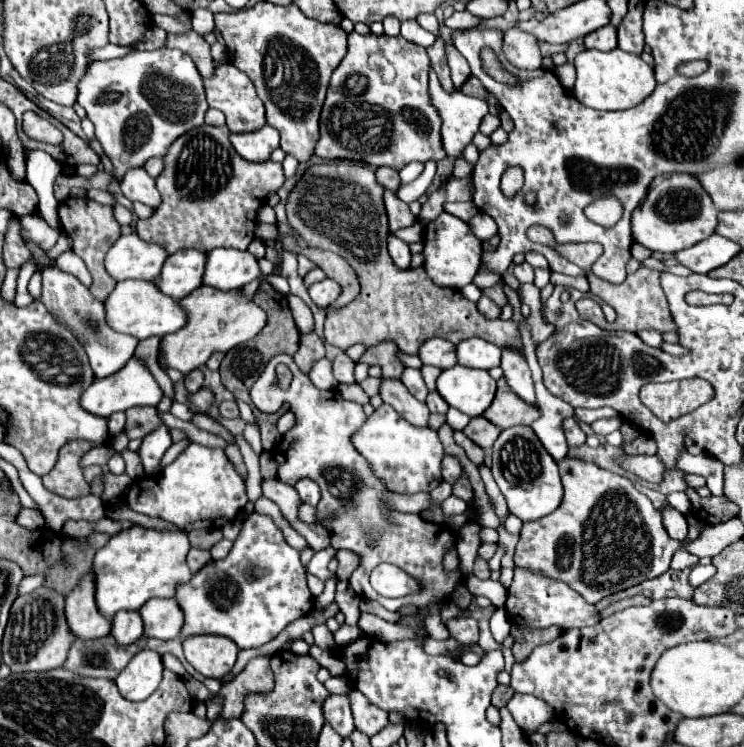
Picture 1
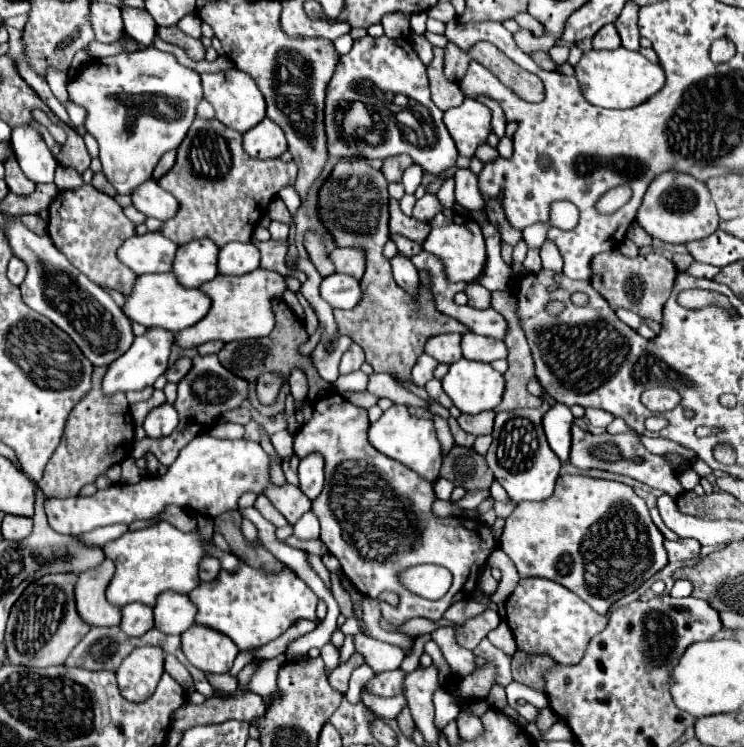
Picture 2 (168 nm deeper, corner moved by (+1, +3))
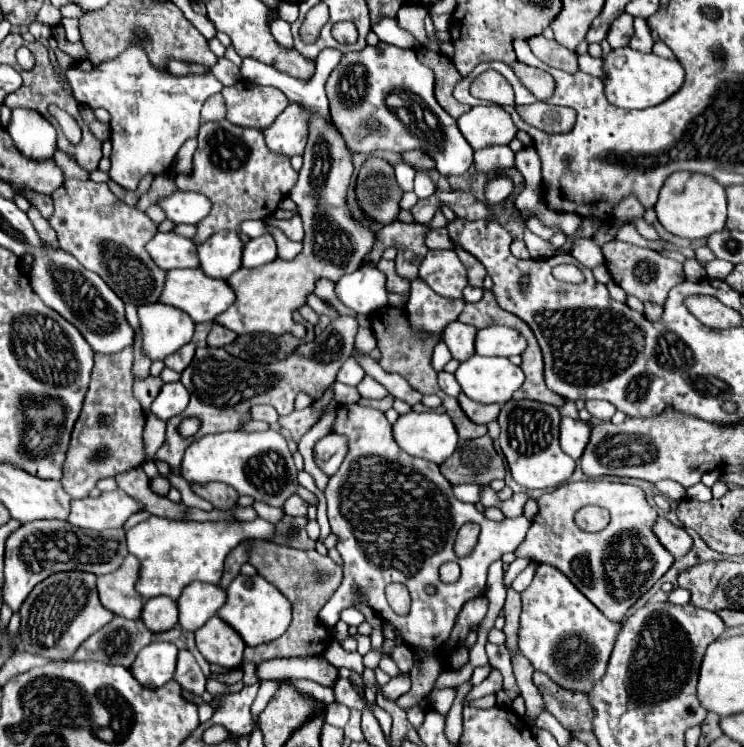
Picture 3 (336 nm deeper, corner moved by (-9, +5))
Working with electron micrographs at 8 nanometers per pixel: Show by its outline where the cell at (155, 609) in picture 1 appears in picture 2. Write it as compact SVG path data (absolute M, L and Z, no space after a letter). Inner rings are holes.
M165 592L157 596L157 606L153 606L155 628L163 634L181 634L185 632L195 620L197 608L189 602L187 594Z

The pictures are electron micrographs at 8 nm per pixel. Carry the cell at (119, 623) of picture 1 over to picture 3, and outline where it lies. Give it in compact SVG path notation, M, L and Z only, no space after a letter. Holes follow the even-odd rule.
M167 596L151 598L151 600L145 602L141 618L143 618L145 626L147 626L151 632L171 630L171 628L179 622L177 602L175 602L175 600L167 600Z

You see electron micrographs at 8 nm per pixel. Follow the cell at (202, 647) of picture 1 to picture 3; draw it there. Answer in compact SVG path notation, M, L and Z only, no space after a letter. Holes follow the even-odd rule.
M213 616L195 632L195 642L199 652L207 662L223 666L225 670L233 670L241 664L245 642L243 638L223 620Z

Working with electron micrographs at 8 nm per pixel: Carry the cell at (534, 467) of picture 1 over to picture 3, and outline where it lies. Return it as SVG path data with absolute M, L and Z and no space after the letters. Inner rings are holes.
M509 400L499 412L499 444L507 458L513 478L521 486L531 488L557 488L571 478L575 470L575 460L571 460L559 448L559 410L555 406L537 400Z

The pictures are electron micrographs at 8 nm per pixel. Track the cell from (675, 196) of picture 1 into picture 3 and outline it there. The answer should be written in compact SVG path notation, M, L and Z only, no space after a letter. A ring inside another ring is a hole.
M675 172L665 180L659 192L659 200L655 204L655 212L659 222L671 234L687 239L709 238L711 234L721 232L725 228L725 218L727 218L725 188L707 174Z

